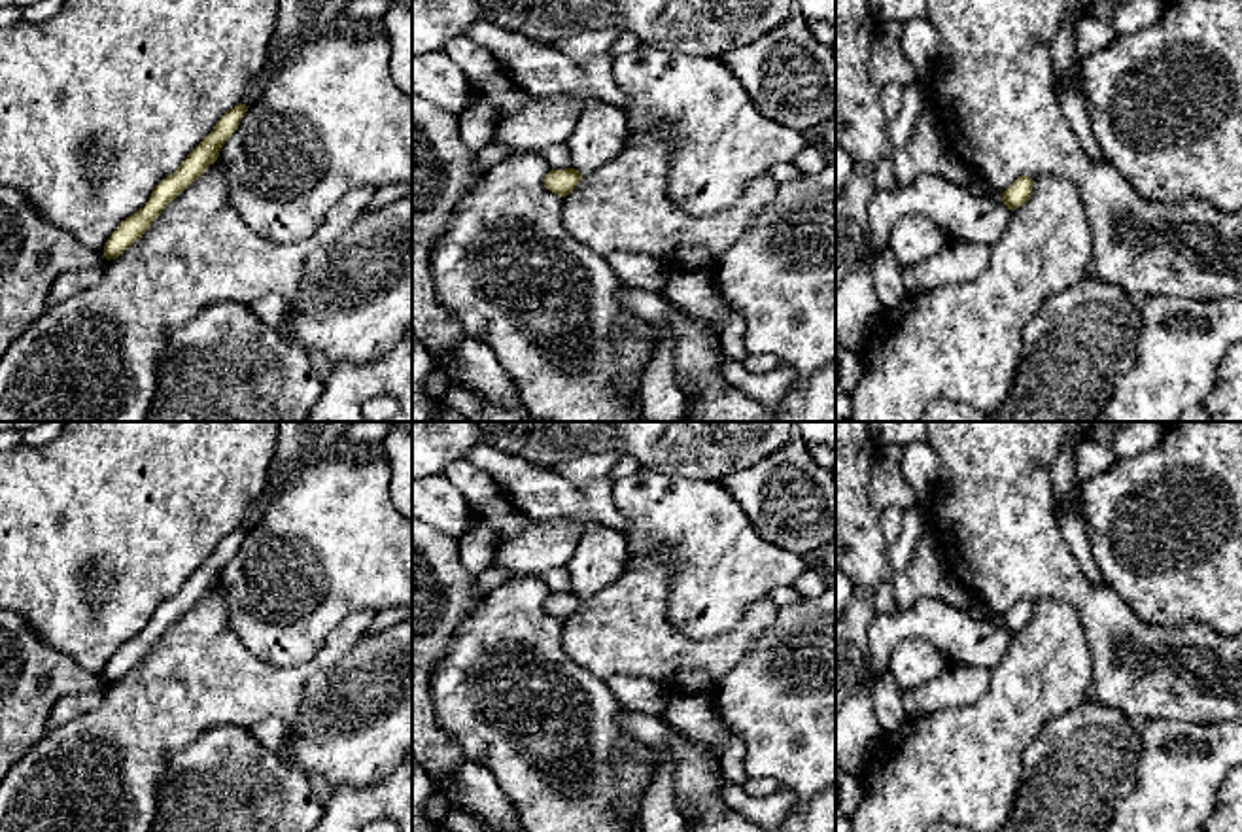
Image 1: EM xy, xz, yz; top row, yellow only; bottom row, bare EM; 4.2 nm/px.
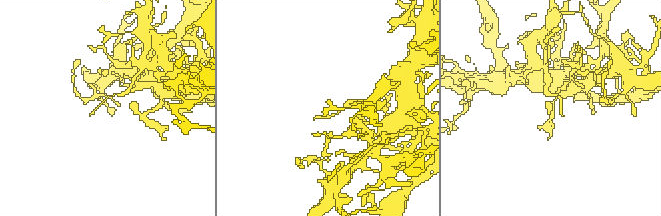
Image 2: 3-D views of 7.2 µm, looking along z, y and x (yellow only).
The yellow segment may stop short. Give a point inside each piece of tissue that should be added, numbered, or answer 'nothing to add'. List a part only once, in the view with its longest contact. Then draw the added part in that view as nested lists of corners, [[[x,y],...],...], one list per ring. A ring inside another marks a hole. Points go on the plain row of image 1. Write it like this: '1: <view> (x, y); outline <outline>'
nothing to add

